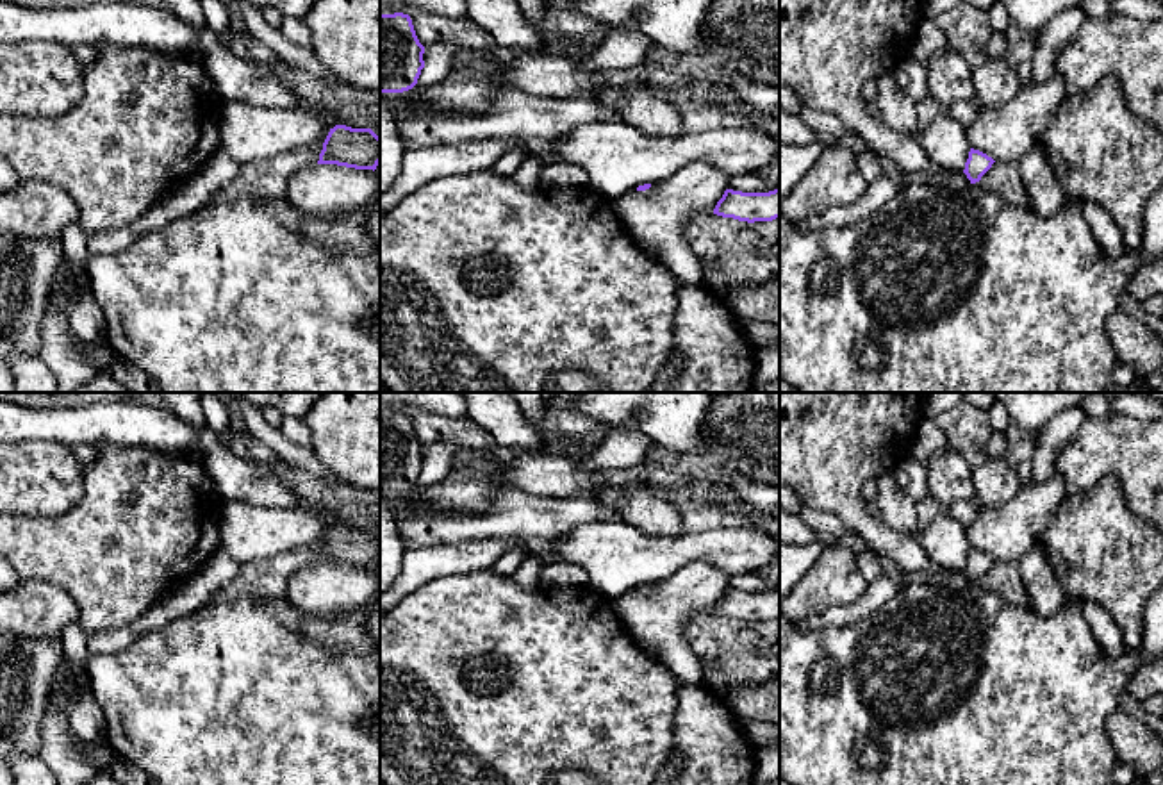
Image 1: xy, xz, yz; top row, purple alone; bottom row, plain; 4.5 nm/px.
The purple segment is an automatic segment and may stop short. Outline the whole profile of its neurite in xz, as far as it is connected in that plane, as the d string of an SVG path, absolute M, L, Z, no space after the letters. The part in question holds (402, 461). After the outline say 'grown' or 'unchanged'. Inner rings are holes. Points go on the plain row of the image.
M380 414L380 492L403 492L417 483L425 446L408 414Z; unchanged

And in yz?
M970 548L963 573L967 574L970 583L976 583L992 567L994 562L995 560L988 557L986 553Z; unchanged

